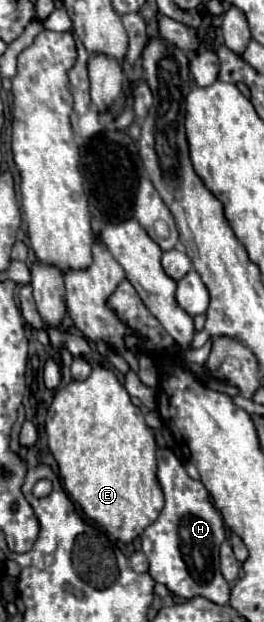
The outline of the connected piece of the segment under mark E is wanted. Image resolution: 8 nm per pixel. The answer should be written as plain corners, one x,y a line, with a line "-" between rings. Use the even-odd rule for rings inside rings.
97,367
85,381
71,381
57,389
53,403
47,411
47,437
49,449
59,465
63,485
69,497
83,509
83,513
107,529
115,539
131,543
147,525
151,525
163,509
163,491
157,483
155,435
147,427
143,413
133,405
129,393
111,369

